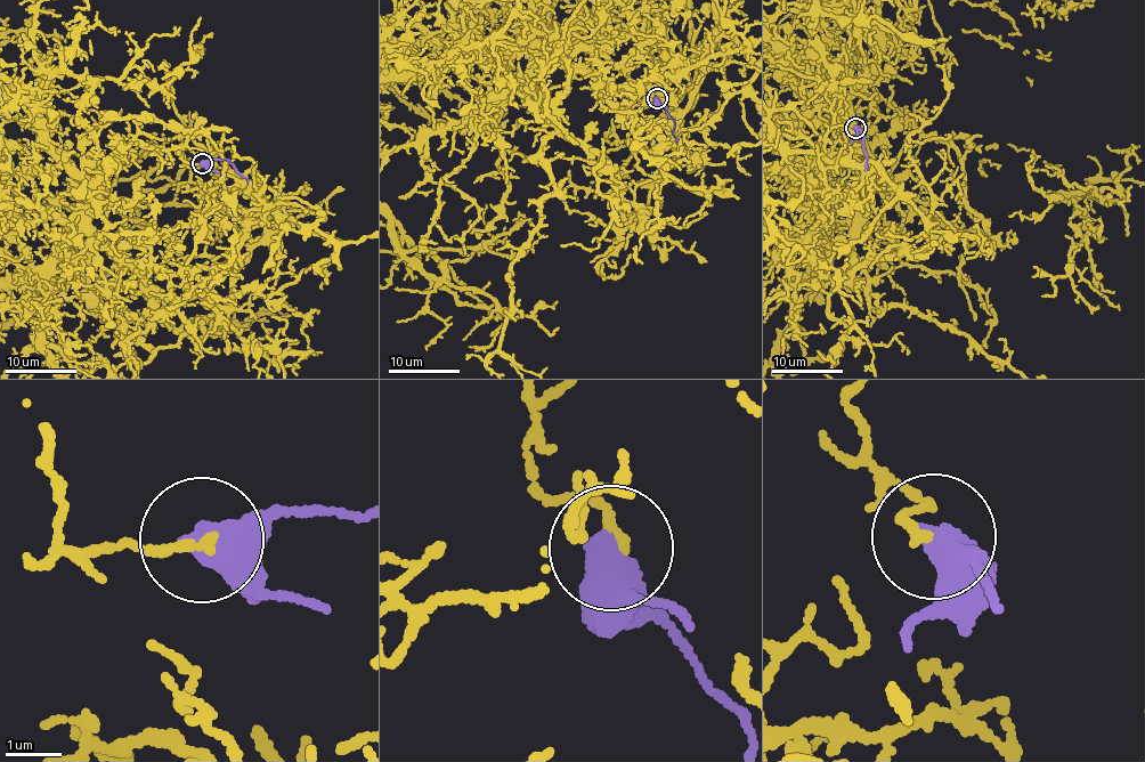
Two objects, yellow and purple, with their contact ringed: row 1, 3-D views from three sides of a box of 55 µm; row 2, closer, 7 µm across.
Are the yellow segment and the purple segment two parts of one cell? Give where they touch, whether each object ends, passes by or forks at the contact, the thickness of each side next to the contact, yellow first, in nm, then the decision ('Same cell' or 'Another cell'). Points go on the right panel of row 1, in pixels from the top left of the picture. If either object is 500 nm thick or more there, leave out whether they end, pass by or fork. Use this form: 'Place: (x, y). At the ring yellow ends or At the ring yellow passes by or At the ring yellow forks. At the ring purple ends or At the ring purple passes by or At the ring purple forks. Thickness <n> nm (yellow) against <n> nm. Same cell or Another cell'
Place: (855, 128). Thickness 170 nm (yellow) against 650 nm. Another cell

